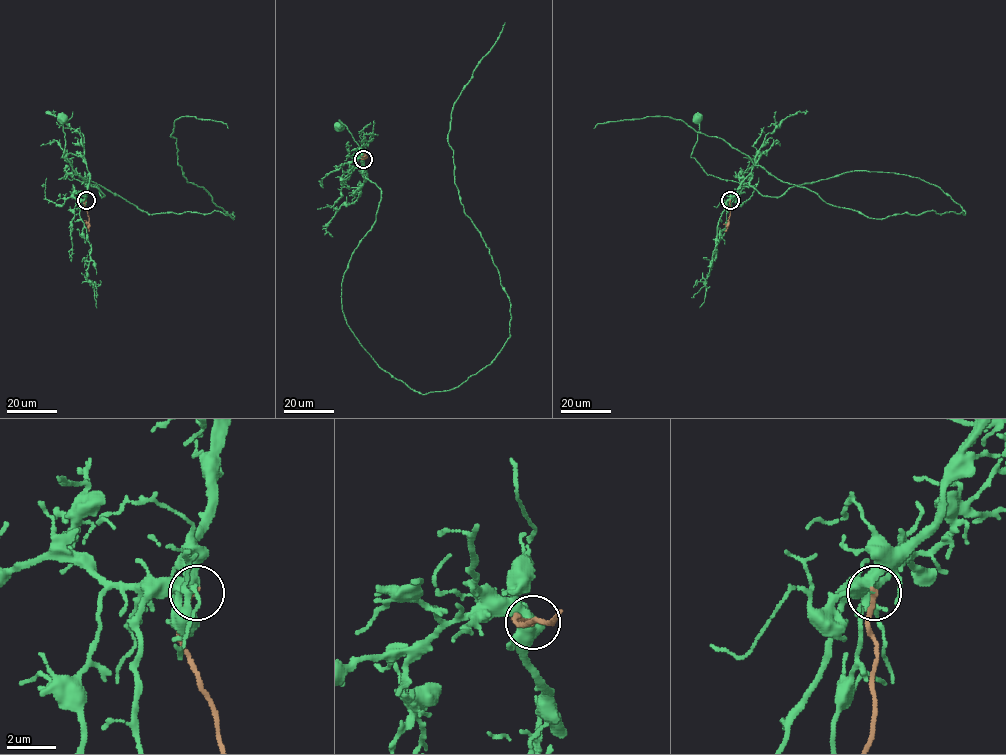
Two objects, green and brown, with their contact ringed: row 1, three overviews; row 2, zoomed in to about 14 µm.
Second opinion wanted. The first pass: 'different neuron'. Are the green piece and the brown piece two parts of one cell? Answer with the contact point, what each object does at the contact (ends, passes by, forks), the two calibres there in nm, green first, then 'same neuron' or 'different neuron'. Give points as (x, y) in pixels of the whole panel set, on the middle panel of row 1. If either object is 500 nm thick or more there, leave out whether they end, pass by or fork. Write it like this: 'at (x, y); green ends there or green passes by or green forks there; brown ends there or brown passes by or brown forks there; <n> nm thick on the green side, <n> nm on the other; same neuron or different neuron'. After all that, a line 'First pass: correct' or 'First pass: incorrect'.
at (363, 159); green passes by; brown ends there; 320 nm thick on the green side, 200 nm on the other; same neuron
First pass: incorrect

